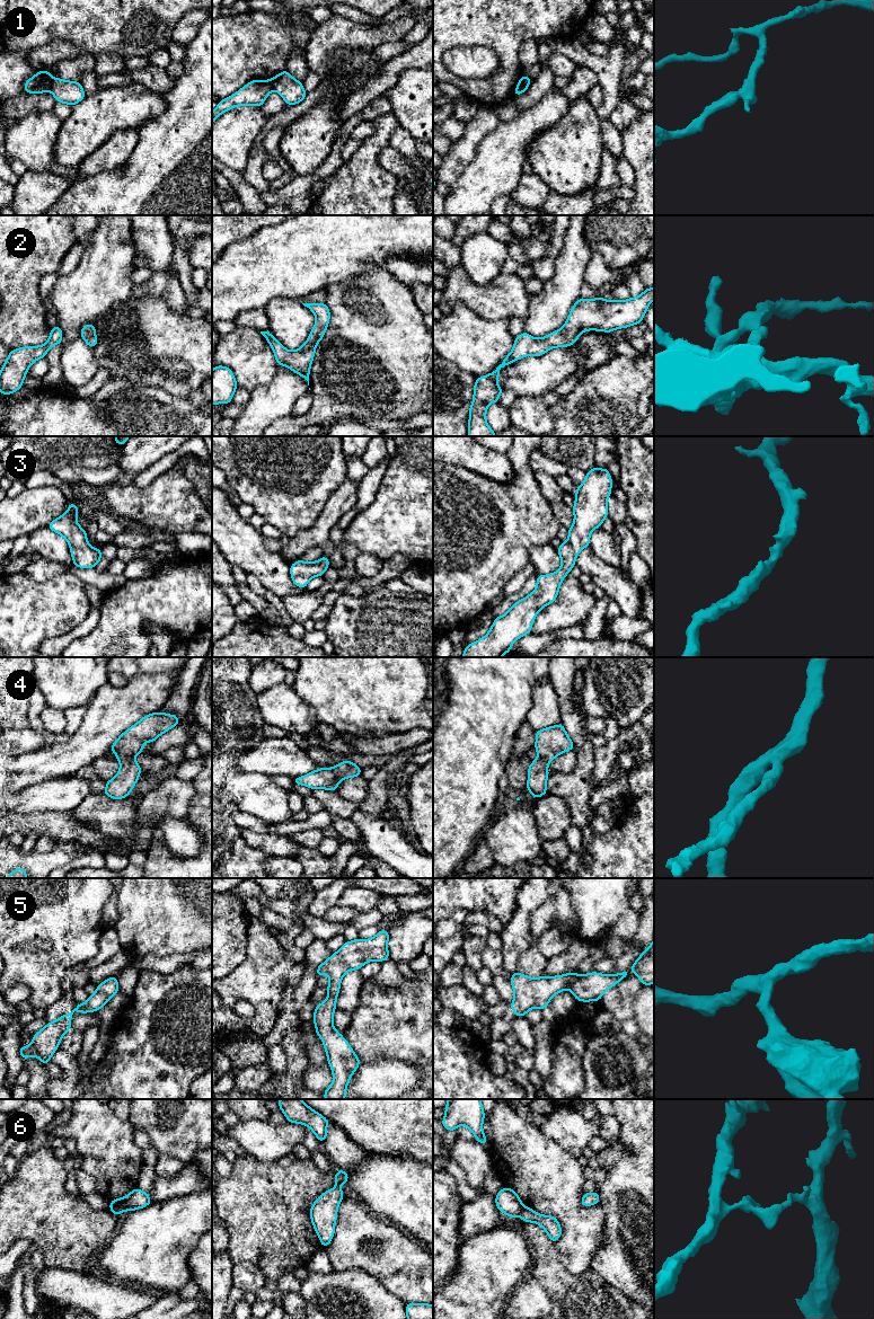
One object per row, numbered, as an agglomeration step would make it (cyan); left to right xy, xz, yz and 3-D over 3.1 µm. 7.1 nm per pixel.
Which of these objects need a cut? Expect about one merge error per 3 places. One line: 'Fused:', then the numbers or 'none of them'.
Fused: 1, 6

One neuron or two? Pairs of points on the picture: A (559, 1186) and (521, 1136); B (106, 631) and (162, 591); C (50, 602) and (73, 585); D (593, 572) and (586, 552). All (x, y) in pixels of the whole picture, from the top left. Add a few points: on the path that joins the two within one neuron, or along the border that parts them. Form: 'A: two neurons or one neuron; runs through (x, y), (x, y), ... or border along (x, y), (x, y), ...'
A: one neuron; runs through (547, 1174), (522, 1149)
B: one neuron; runs through (120, 621), (139, 602), (149, 601)
C: one neuron; runs through (55, 602), (68, 591)
D: one neuron; runs through (593, 567), (586, 560), (586, 557)

